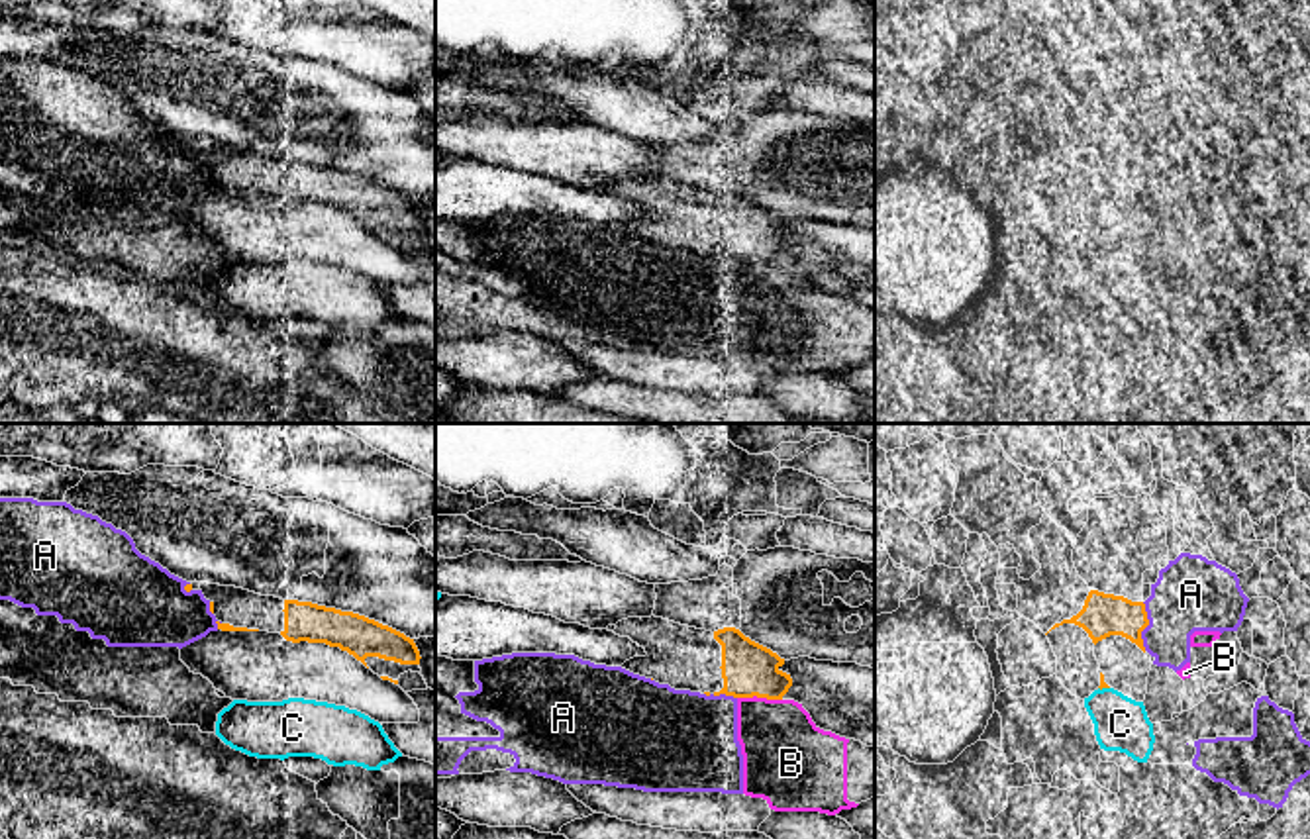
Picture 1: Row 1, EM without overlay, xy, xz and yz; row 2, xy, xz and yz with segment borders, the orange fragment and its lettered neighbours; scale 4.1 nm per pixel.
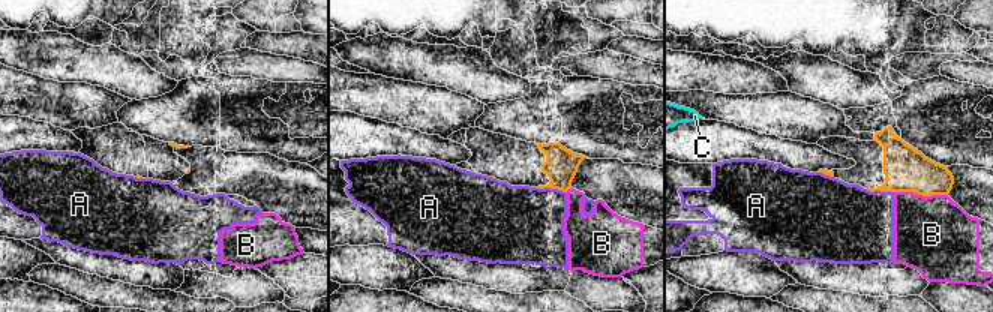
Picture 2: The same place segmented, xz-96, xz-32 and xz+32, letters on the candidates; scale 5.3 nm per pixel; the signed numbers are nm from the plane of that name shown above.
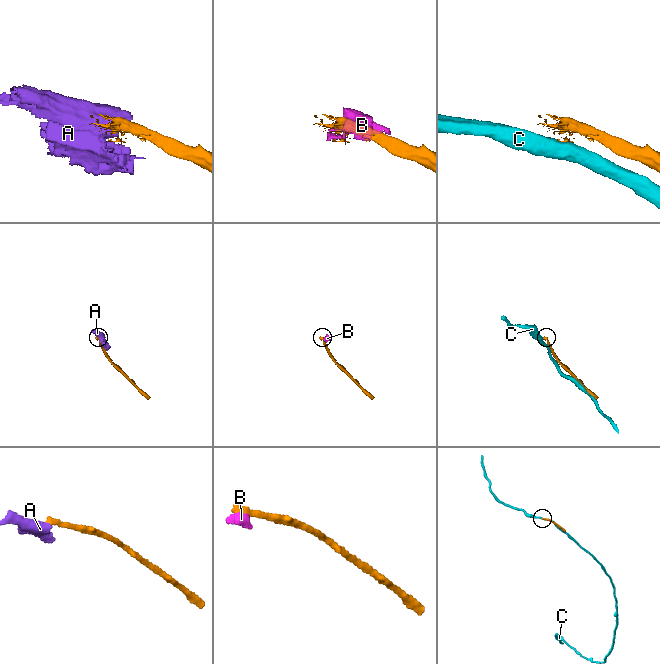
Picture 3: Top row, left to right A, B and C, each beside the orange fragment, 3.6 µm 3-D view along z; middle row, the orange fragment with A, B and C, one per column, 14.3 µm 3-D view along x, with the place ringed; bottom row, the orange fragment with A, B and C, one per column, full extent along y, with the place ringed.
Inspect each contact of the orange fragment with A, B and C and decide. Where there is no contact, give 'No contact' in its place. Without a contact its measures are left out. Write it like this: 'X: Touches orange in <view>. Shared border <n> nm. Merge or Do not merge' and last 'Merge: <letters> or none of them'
A: Touches orange in yz. Shared border 200 nm. Do not merge
B: Touches orange in xz. Shared border 180 nm. Do not merge
C: Touches orange in yz. Shared border 50 nm. Do not merge
Merge: none of them

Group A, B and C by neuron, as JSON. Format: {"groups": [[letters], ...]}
{"groups": [["A", "B"], ["C"]]}

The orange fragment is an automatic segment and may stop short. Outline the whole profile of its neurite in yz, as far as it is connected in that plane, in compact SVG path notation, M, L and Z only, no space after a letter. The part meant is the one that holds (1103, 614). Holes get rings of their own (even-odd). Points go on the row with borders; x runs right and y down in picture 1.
M1090 590L1083 610L1071 619L1055 623L1051 629L1063 623L1083 627L1094 645L1110 635L1122 635L1145 653L1141 631L1149 625L1149 619L1143 602Z

